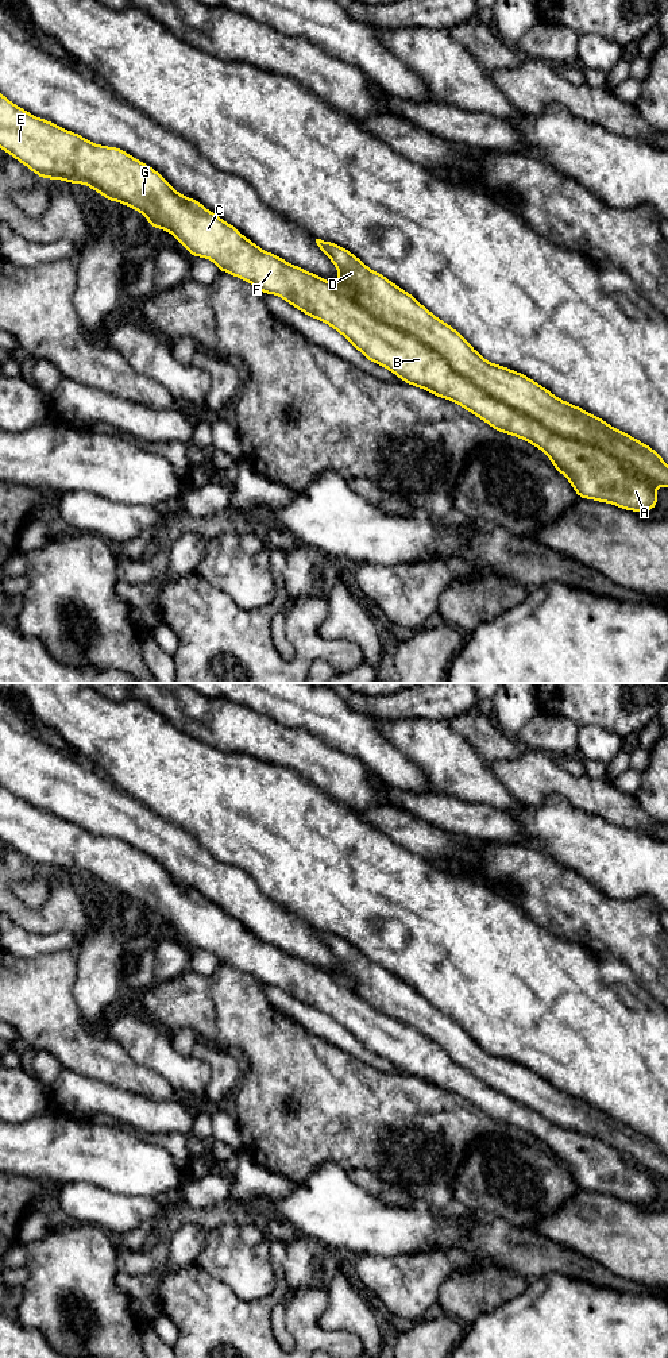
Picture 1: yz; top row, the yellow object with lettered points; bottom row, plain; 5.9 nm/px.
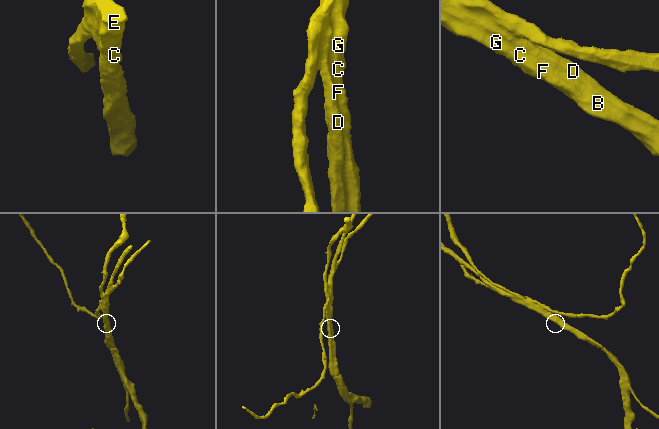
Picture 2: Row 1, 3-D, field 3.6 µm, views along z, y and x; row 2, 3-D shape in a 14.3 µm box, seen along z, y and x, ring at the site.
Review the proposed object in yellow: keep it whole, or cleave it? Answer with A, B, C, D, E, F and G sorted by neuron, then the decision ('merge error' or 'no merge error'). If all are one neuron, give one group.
A B C E F G / D; merge error

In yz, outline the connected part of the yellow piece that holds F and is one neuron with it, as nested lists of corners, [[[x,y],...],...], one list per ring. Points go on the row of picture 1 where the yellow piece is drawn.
[[[0,93],[0,148],[11,154],[20,163],[26,165],[36,175],[51,180],[63,180],[73,184],[84,184],[99,192],[111,201],[128,205],[139,211],[154,228],[165,229],[186,247],[192,256],[201,256],[216,263],[220,271],[227,271],[233,277],[252,283],[263,294],[270,293],[279,296],[290,305],[296,306],[305,315],[324,321],[341,333],[356,350],[368,360],[389,369],[393,374],[406,383],[428,390],[429,393],[453,401],[468,412],[474,413],[490,427],[499,432],[509,433],[529,441],[538,450],[544,451],[555,468],[567,477],[571,486],[580,498],[595,499],[613,504],[622,509],[633,512],[652,510],[657,505],[657,483],[645,478],[633,468],[625,467],[617,458],[602,451],[599,447],[583,444],[572,439],[560,436],[529,416],[513,409],[507,404],[491,397],[489,393],[476,387],[468,378],[459,374],[440,354],[416,339],[412,333],[387,325],[377,320],[368,310],[359,305],[351,296],[340,292],[333,283],[312,274],[301,267],[287,263],[285,259],[263,251],[255,243],[243,236],[233,225],[208,211],[198,201],[185,197],[175,192],[174,188],[154,169],[131,157],[116,147],[99,146],[90,140],[55,126],[51,121],[32,116],[30,112],[12,104]]]

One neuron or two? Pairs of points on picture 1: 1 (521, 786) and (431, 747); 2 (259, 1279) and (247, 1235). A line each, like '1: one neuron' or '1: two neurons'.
1: two neurons
2: two neurons

